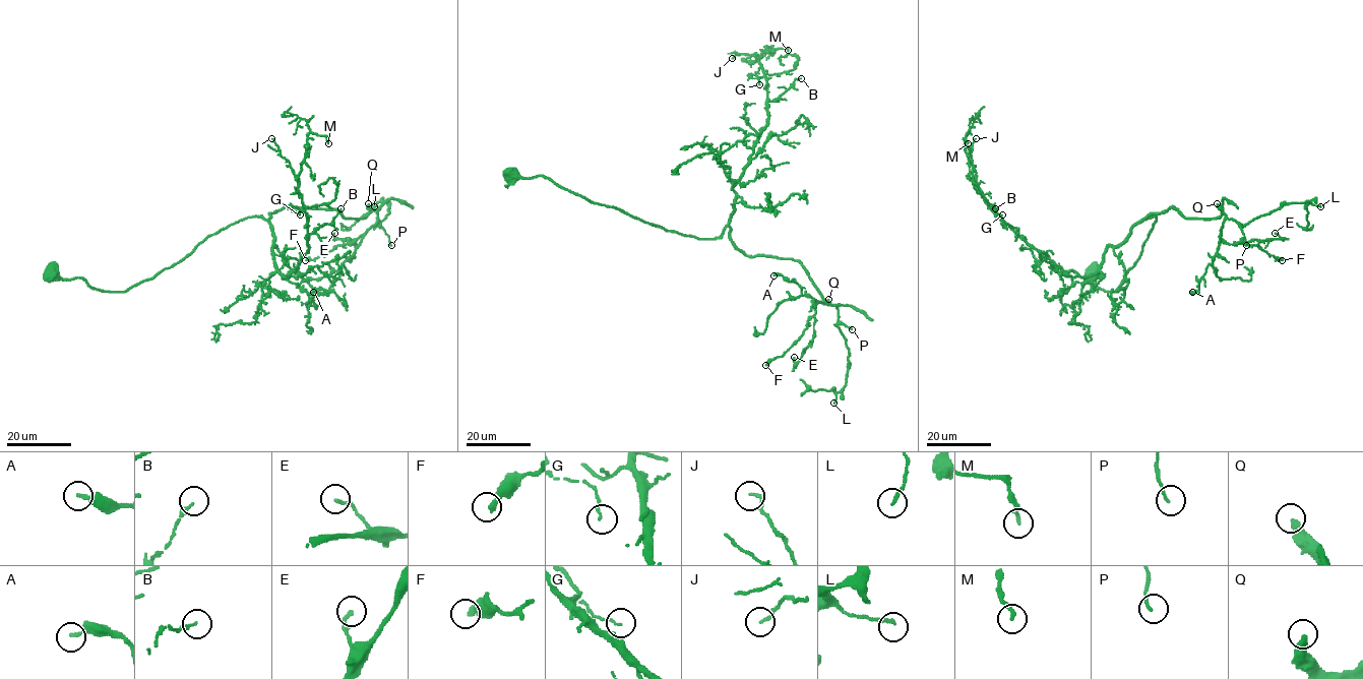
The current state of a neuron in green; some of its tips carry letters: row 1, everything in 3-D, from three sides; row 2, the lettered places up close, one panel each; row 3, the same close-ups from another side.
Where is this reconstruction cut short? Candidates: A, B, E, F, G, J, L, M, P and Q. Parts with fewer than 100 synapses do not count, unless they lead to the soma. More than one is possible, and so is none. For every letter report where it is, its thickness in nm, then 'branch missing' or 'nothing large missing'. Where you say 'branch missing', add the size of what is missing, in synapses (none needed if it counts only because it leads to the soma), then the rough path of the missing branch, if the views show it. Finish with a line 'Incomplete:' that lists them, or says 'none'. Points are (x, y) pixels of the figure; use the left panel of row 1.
A: at (313, 292); 190 nm thick; nothing large missing
B: at (341, 208); 180 nm thick; nothing large missing
E: at (334, 233); 190 nm thick; nothing large missing
F: at (305, 260); 320 nm thick; nothing large missing
G: at (300, 214); 90 nm thick; nothing large missing
J: at (271, 138); 130 nm thick; nothing large missing
L: at (374, 206); 170 nm thick; nothing large missing
M: at (328, 143); 170 nm thick; nothing large missing
P: at (391, 245); 120 nm thick; nothing large missing
Q: at (368, 203); 400 nm thick; nothing large missing
Incomplete: none

